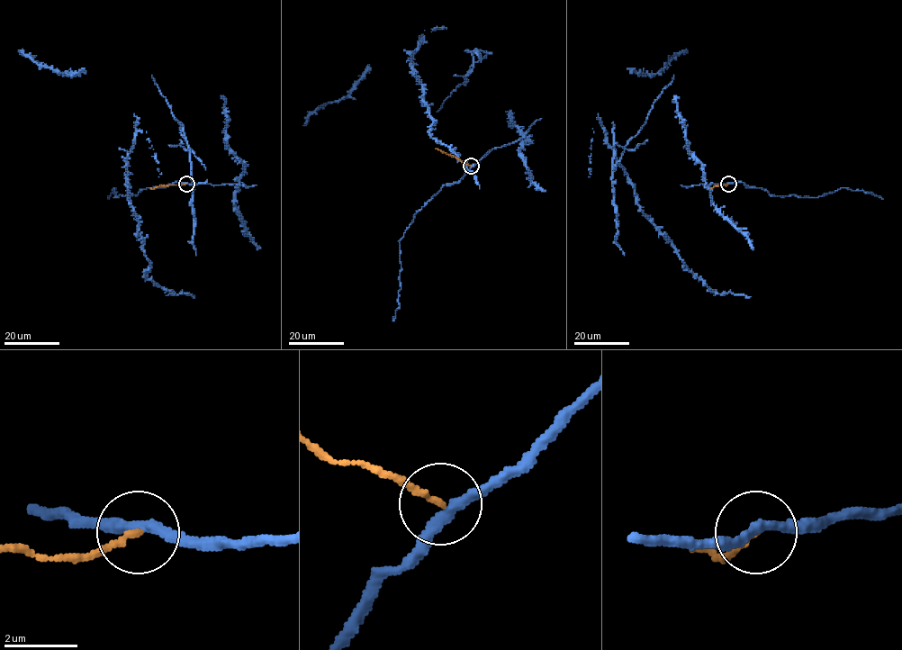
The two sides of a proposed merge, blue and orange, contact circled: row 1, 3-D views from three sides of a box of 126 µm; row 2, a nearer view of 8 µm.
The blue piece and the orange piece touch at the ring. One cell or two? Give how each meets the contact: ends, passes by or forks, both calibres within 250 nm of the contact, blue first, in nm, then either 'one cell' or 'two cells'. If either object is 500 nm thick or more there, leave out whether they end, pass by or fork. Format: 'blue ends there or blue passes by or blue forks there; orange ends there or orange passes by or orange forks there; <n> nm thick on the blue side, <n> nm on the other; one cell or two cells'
blue passes by; orange ends there; 280 nm thick on the blue side, 170 nm on the other; two cells

